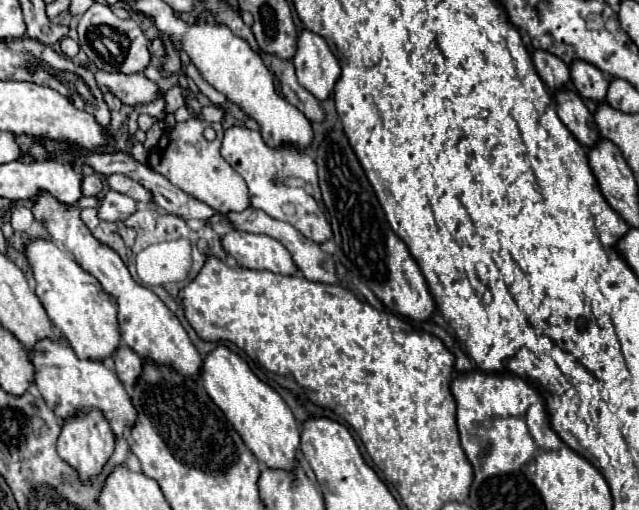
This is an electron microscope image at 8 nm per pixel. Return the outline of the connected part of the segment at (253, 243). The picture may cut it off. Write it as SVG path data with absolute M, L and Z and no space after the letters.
M232 230L222 238L222 246L244 268L270 270L284 276L292 276L298 270L290 252L278 240L264 234Z

